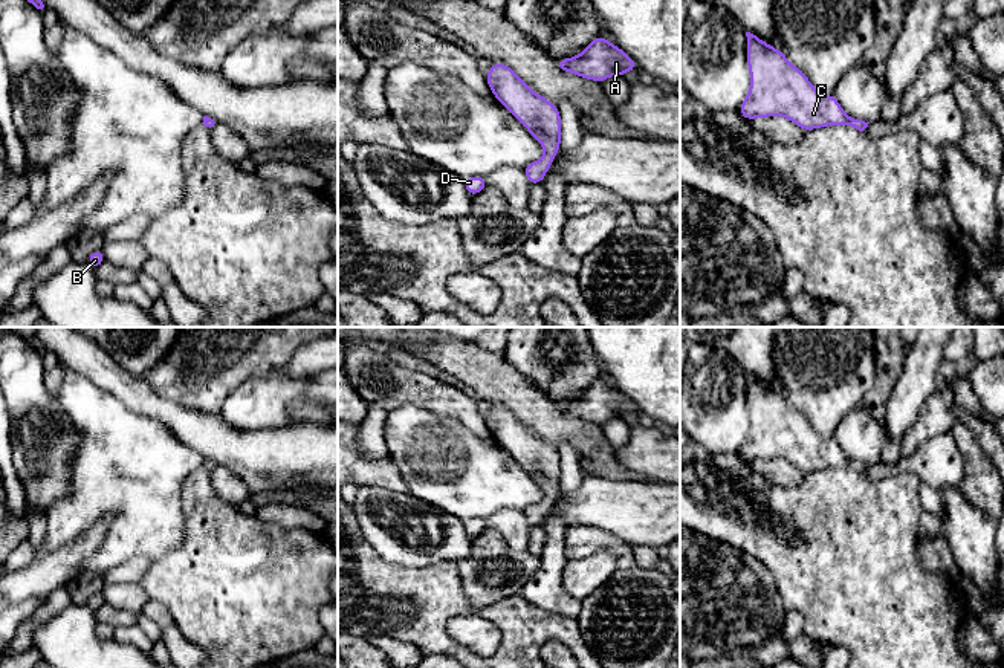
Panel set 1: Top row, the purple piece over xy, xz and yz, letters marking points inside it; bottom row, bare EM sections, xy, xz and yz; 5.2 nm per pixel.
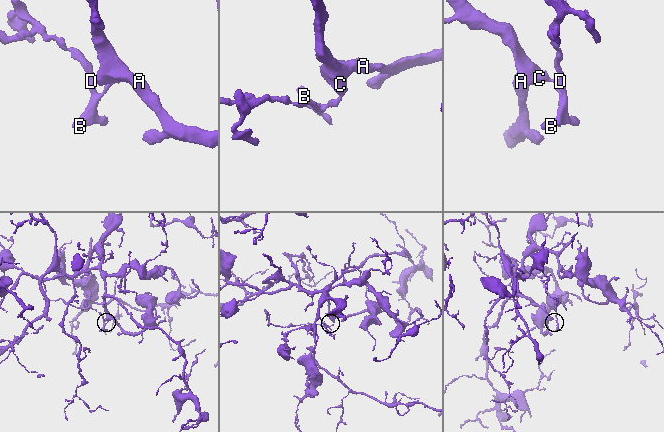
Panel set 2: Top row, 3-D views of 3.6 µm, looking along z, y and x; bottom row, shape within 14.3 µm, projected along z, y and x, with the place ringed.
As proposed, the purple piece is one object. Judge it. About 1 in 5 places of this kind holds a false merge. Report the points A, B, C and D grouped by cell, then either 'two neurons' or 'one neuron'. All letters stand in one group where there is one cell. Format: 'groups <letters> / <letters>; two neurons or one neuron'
groups A B C D; one neuron

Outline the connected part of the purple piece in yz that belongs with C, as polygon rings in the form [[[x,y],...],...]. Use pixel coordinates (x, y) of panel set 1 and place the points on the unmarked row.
[[[750,375],[746,379],[750,431],[738,452],[744,462],[784,459],[804,474],[828,468],[851,468],[859,474],[868,469],[870,465],[850,460],[834,437],[819,436],[784,394]]]

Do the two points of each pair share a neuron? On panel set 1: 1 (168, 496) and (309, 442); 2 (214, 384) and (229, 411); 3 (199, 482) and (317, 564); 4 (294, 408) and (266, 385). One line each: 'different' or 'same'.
1: different
2: different
3: same
4: different

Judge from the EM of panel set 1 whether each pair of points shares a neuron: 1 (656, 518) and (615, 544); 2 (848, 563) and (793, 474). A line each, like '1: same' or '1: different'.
1: different
2: different

